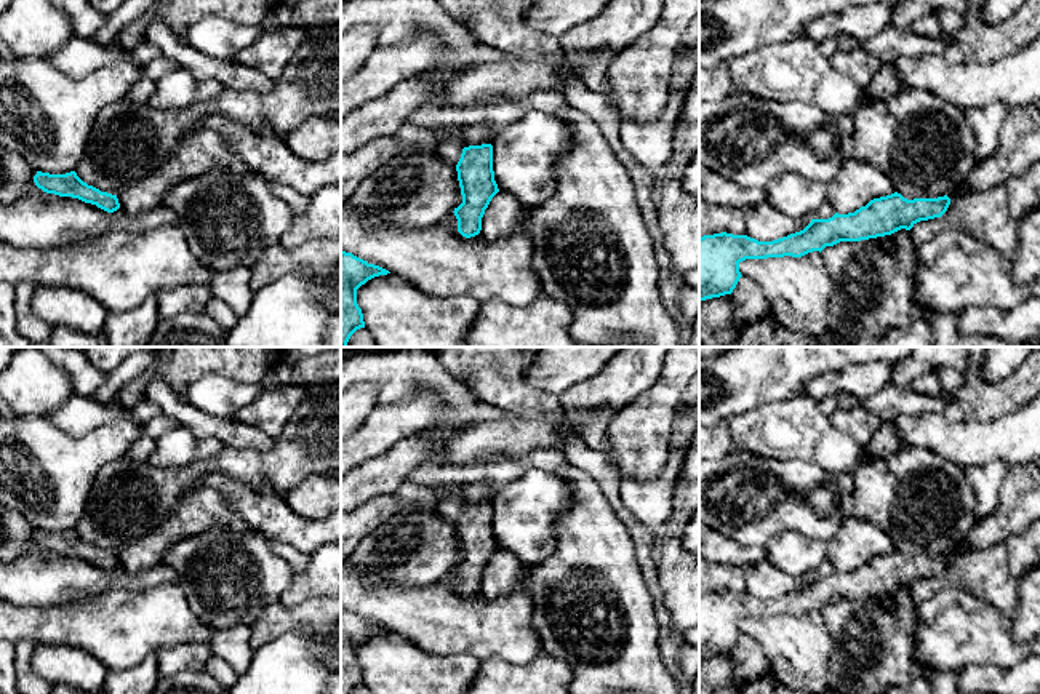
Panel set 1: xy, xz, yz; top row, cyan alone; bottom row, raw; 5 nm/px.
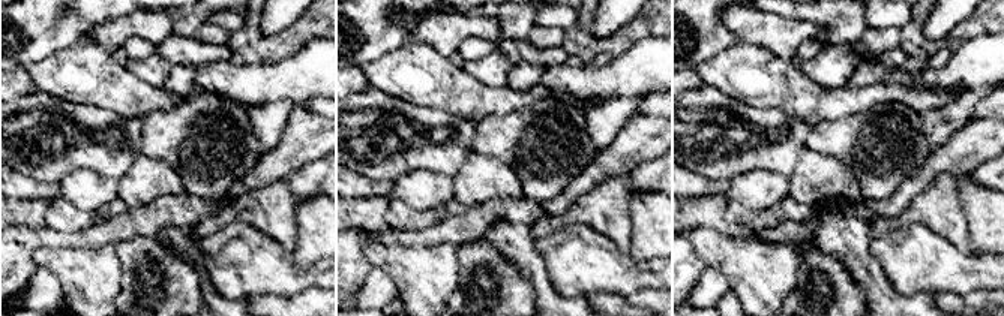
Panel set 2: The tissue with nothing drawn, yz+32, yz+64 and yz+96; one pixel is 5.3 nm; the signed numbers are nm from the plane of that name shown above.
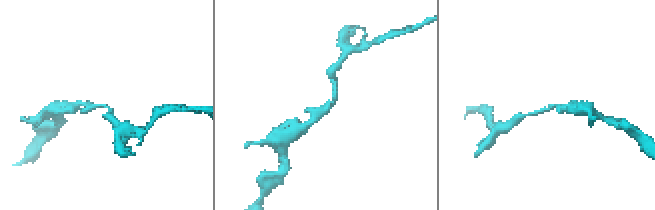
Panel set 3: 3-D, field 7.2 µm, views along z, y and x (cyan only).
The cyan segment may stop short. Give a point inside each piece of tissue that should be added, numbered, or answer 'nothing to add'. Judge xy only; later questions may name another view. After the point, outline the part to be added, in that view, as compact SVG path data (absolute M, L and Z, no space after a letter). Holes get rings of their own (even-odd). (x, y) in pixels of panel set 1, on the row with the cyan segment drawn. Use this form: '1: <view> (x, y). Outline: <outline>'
nothing to add

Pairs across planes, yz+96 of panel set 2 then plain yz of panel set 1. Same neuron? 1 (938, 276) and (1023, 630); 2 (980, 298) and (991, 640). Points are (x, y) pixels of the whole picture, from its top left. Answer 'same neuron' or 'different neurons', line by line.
1: different neurons
2: different neurons

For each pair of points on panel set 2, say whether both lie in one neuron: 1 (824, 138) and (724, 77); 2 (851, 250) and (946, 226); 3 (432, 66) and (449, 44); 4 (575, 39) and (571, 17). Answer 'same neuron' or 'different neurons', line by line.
1: different neurons
2: different neurons
3: different neurons
4: different neurons

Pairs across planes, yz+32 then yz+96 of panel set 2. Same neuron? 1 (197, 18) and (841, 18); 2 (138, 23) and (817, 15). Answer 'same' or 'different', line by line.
1: same
2: different

